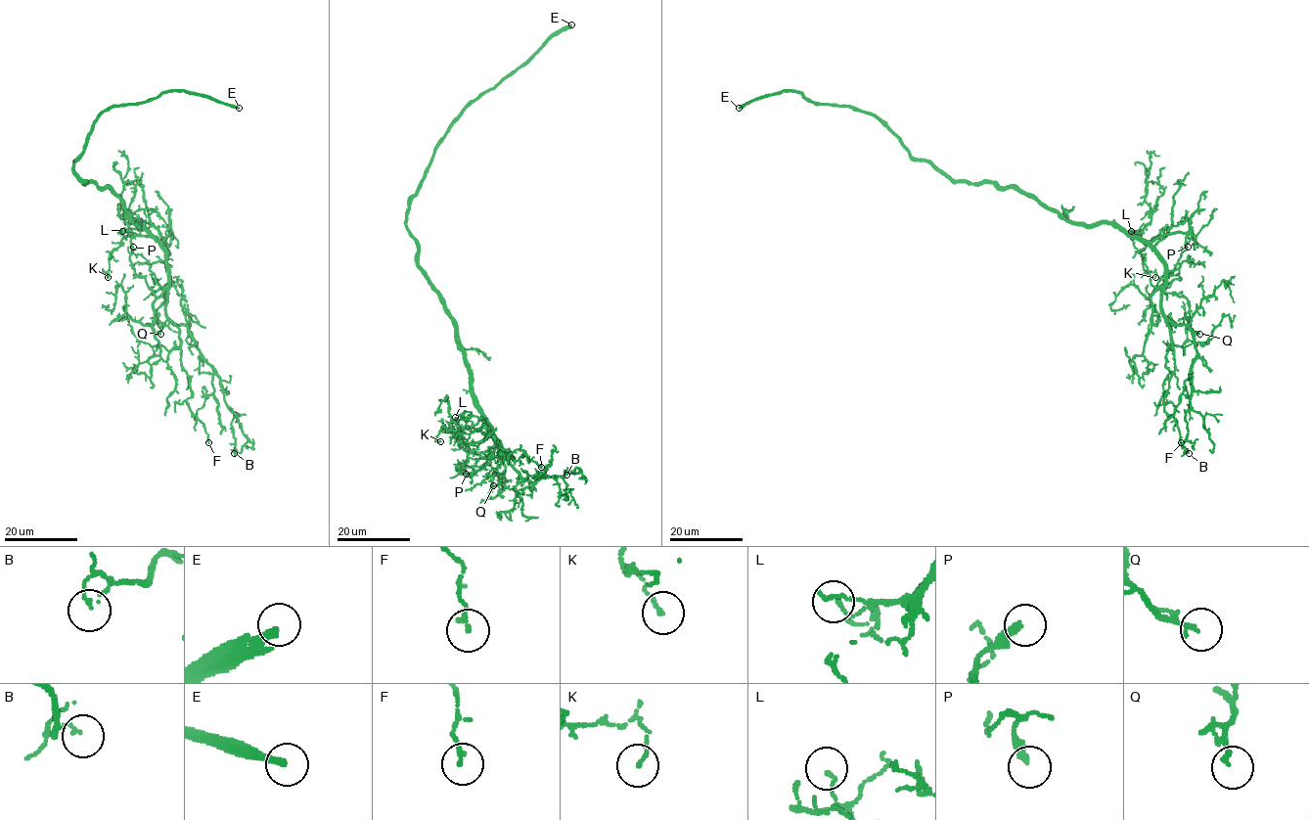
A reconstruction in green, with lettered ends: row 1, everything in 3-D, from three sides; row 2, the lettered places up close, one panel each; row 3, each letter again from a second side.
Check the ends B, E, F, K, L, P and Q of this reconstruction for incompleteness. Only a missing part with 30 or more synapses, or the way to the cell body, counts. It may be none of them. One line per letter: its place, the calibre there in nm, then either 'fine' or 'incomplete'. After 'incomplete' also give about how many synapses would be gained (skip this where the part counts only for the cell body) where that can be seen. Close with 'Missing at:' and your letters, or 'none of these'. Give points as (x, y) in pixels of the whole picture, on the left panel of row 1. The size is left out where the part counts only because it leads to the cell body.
B: (234, 453) | 120 nm | fine
E: (239, 108) | 280 nm | incomplete | 850 syn
F: (208, 442) | 140 nm | fine
K: (108, 277) | 130 nm | fine
L: (122, 231) | 120 nm | fine
P: (133, 247) | 320 nm | fine
Q: (160, 334) | 170 nm | fine
Missing at: E

